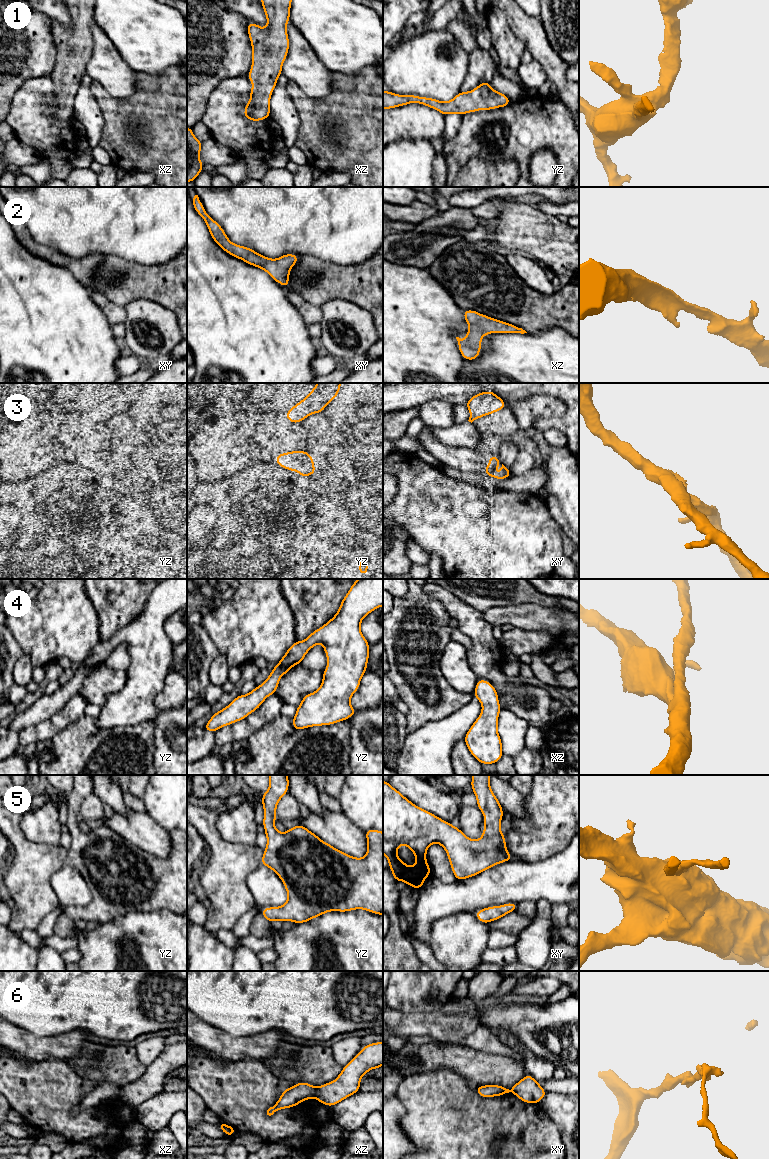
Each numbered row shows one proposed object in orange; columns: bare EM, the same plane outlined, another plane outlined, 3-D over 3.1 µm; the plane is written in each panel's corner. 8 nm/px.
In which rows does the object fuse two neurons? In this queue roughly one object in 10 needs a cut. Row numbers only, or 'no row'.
6

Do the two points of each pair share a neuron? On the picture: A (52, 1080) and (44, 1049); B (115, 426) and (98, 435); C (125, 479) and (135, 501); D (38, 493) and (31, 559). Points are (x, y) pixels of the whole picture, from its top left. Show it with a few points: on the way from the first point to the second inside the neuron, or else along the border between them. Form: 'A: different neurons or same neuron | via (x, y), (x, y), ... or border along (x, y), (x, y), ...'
A: different neurons | border along (64, 1060), (32, 1062)
B: different neurons | border along (109, 429), (113, 435)
C: different neurons | border along (119, 486), (125, 489)
D: different neurons | border along (57, 491), (34, 505), (26, 513)

